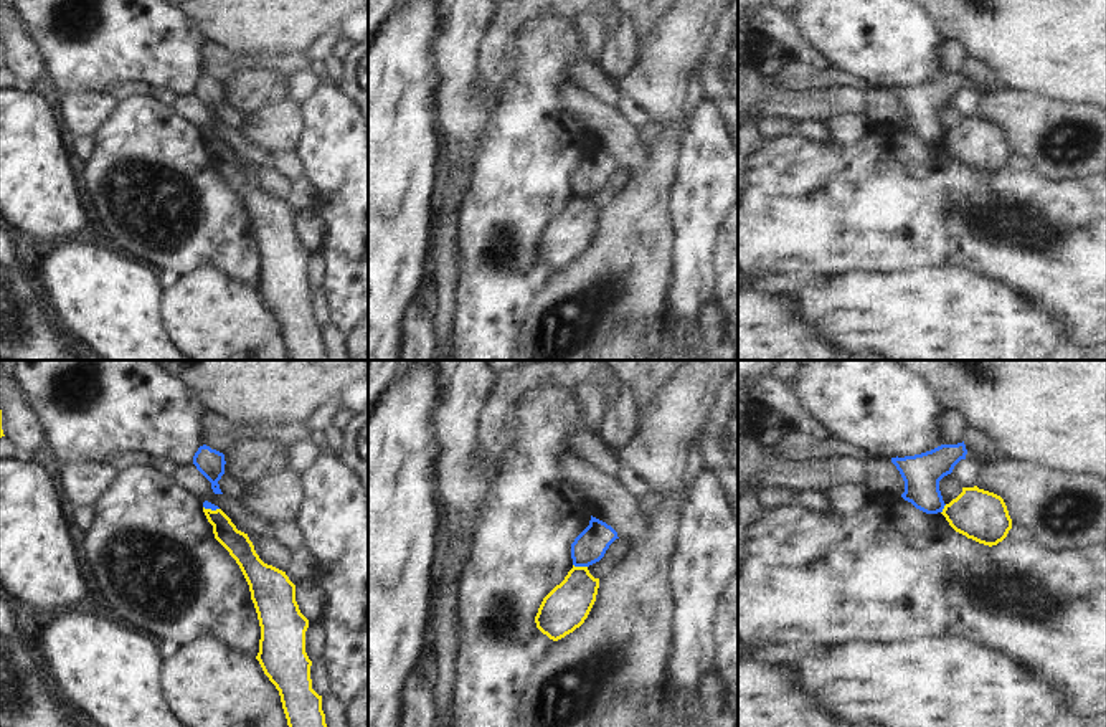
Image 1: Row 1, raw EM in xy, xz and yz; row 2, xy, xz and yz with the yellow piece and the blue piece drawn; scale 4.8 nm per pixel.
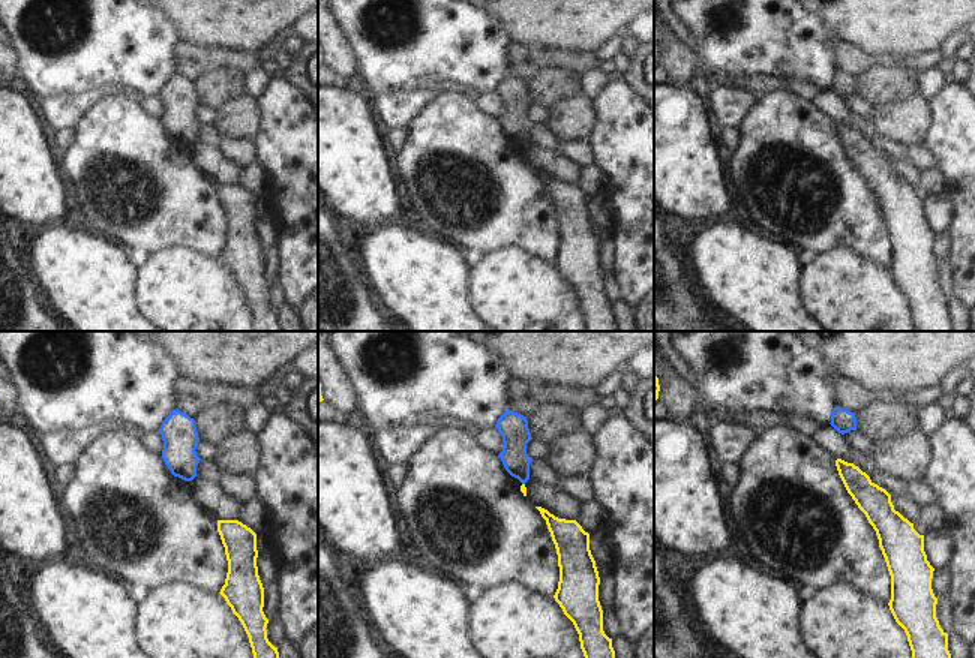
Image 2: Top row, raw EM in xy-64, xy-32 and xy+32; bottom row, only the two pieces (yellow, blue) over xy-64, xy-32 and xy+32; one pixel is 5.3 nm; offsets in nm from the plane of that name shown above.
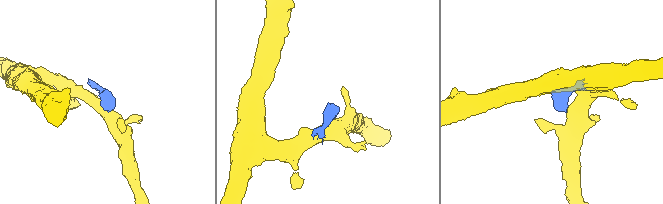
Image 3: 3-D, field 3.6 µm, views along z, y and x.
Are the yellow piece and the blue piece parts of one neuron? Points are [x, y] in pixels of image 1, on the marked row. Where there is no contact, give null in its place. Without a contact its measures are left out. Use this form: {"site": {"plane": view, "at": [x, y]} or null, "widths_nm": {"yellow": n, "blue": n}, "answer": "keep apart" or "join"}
{"site": {"plane": "xz", "at": [580, 567]}, "widths_nm": {"yellow": 220, "blue": 160}, "answer": "keep apart"}

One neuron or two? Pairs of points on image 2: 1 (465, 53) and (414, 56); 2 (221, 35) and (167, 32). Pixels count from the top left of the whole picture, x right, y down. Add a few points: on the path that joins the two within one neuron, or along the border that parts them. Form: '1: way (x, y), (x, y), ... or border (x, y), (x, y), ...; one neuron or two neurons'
1: way (453, 53), (426, 53); one neuron
2: border (165, 15), (176, 26), (182, 39); two neurons

